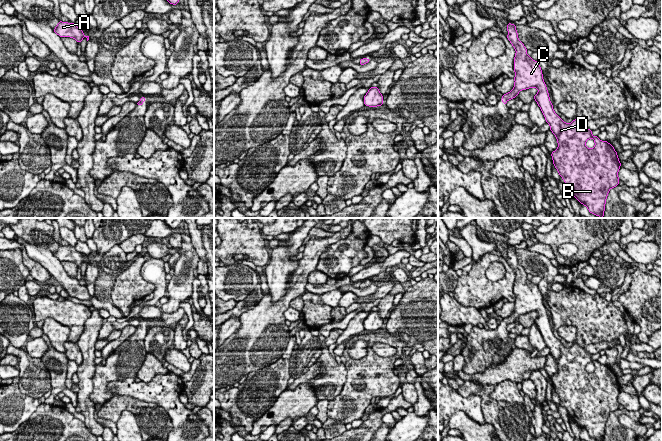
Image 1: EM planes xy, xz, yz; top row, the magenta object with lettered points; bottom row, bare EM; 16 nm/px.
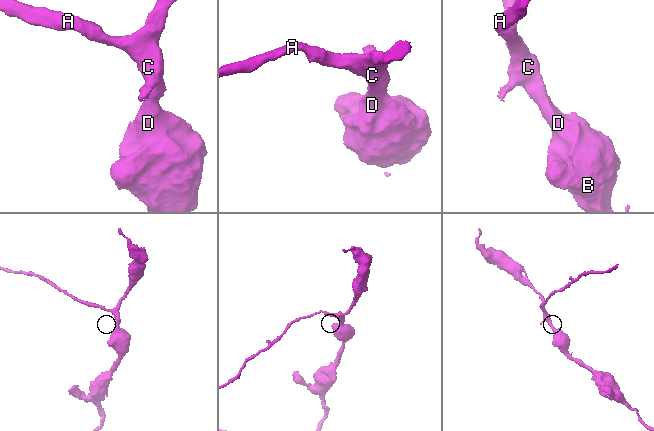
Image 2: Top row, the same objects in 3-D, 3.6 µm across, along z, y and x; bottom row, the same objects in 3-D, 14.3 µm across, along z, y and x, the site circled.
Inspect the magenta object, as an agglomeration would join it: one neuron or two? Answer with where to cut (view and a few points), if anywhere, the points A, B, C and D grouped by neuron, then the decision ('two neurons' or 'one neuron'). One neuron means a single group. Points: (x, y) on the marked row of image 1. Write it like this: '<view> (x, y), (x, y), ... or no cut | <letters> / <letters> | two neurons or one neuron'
no cut | A B C D | one neuron

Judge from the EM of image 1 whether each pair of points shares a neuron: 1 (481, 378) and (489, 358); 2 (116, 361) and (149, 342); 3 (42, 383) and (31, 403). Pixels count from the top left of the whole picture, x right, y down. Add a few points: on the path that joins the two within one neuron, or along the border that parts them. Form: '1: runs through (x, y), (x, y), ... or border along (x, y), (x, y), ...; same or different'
1: border along (505, 360), (482, 372), (466, 374), (461, 370); different
2: border along (149, 329), (144, 339), (144, 349), (146, 352); different
3: border along (17, 383), (18, 389), (21, 392), (37, 399); different

